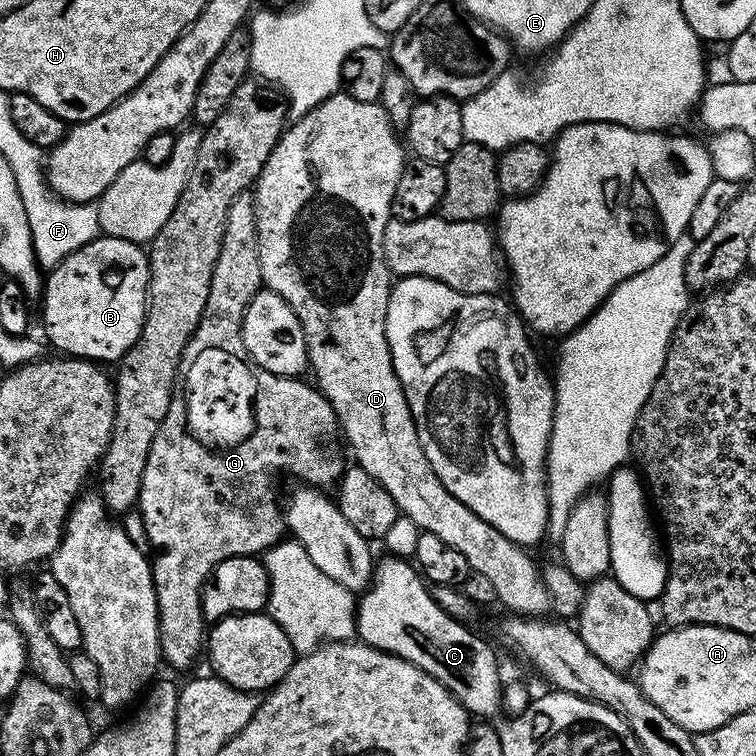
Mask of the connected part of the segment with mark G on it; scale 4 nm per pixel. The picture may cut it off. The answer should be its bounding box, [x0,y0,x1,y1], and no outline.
[140,194,346,672]

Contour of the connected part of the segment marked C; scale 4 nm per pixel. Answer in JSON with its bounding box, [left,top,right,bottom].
[356,555,502,718]

